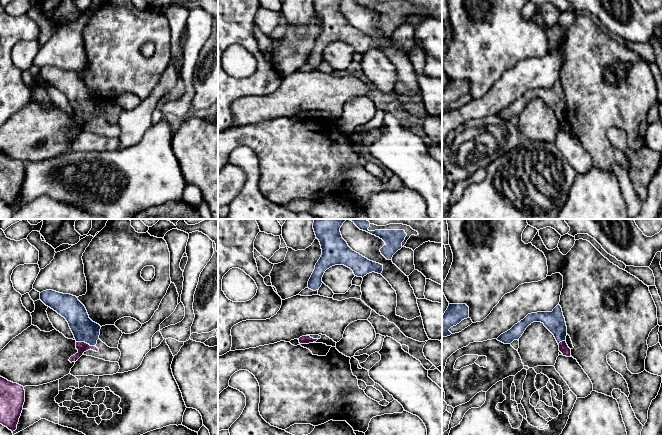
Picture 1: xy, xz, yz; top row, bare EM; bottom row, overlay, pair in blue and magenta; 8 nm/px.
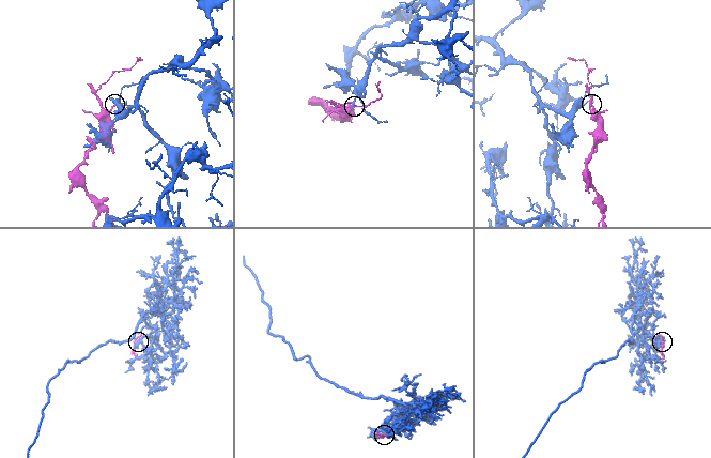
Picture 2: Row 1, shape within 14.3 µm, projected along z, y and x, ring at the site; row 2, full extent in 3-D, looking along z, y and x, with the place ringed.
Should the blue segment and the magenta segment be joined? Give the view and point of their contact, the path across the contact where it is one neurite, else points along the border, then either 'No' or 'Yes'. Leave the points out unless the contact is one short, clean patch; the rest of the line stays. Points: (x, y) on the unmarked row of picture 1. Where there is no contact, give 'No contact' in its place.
Touches blue at xy (86, 118). Boundary: xy (76, 117), (84, 117), (95, 122). No

